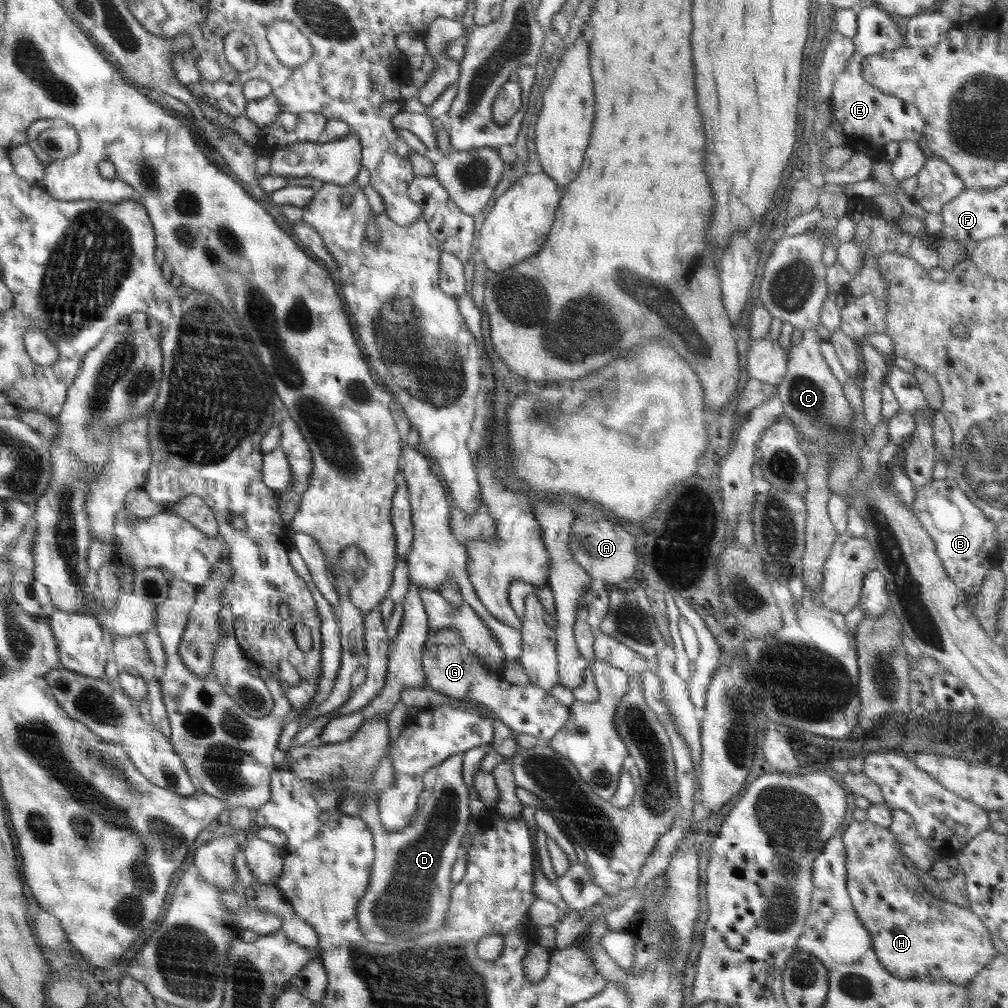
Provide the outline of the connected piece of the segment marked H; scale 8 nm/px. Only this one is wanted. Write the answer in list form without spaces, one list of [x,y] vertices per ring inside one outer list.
[[[853,821],[842,834],[845,849],[846,886],[851,904],[872,937],[873,950],[884,968],[902,980],[945,980],[967,985],[999,953],[992,944],[991,932],[980,917],[968,908],[937,897],[909,872],[902,861],[900,844],[889,828],[873,822]]]

